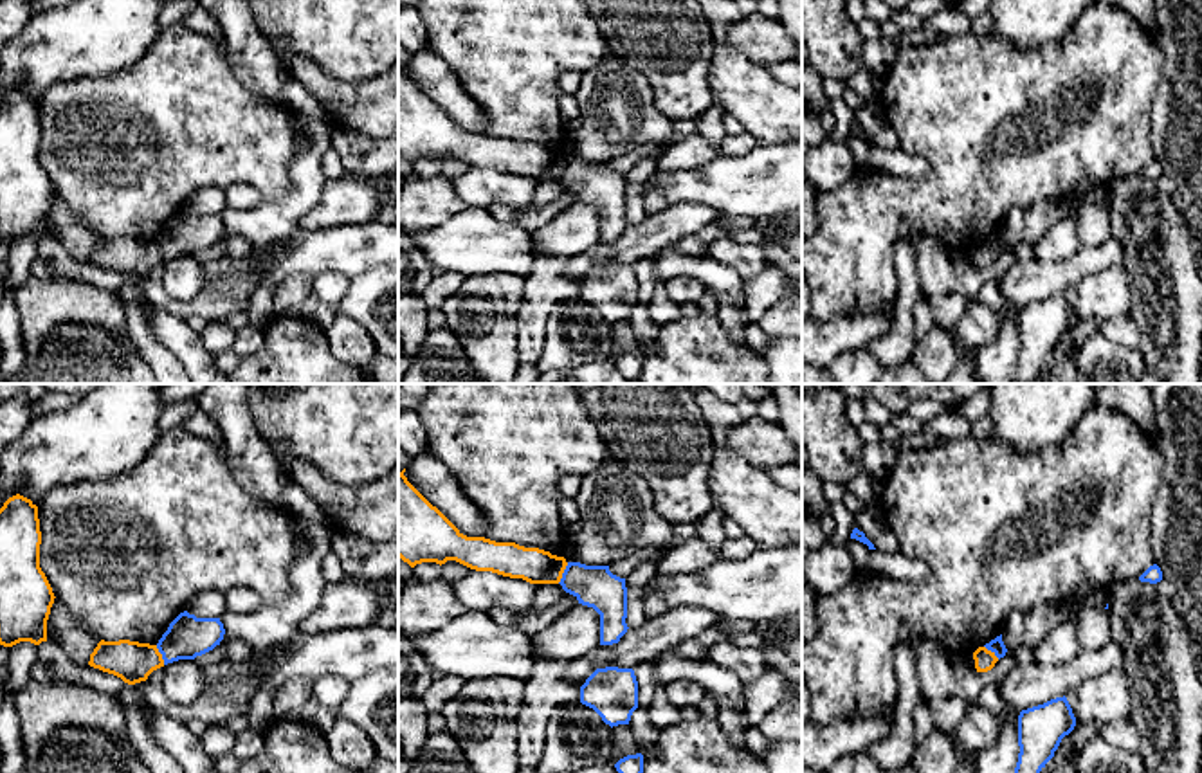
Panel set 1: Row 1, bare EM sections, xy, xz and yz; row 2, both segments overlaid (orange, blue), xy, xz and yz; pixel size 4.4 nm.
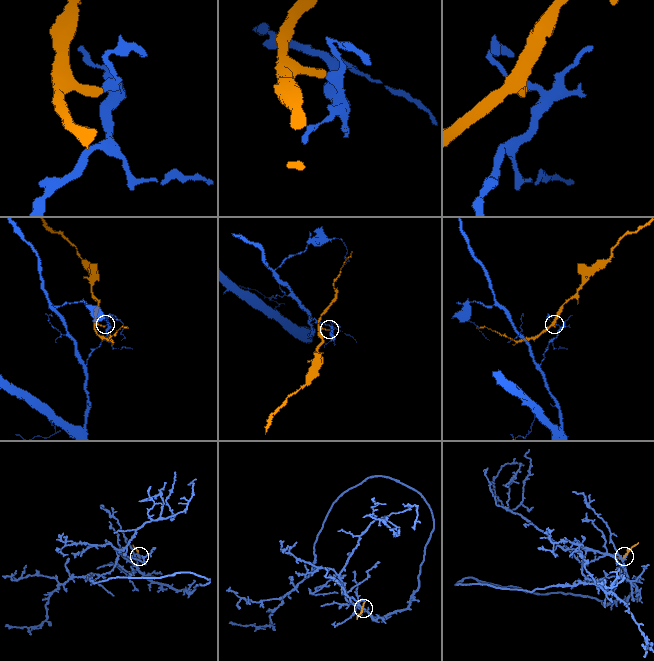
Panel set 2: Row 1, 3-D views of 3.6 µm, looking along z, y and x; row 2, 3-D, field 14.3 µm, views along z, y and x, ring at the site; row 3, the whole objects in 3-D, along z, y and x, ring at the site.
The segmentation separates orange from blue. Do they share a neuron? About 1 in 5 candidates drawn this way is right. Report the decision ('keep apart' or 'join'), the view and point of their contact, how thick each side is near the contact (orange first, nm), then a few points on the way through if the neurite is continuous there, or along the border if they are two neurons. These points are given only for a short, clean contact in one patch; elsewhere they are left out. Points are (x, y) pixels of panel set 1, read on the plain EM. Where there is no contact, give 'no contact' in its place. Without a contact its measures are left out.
keep apart; meets orange in xz at (563, 168); 160 nm thick on the orange side, 190 nm on the other; border along xz (568, 159), (557, 179)

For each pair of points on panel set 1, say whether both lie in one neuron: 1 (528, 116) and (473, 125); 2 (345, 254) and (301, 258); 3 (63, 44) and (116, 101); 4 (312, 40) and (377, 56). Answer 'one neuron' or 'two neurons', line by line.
1: two neurons
2: one neuron
3: two neurons
4: one neuron

